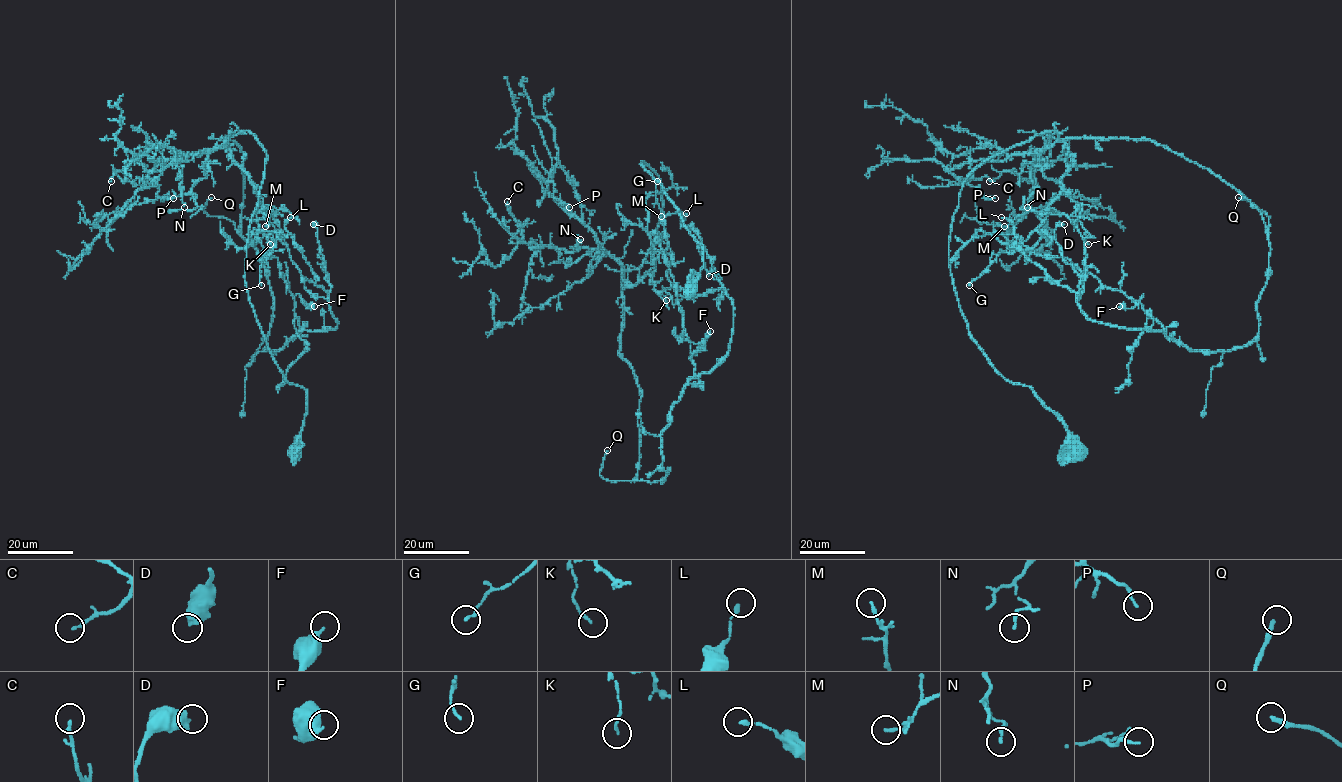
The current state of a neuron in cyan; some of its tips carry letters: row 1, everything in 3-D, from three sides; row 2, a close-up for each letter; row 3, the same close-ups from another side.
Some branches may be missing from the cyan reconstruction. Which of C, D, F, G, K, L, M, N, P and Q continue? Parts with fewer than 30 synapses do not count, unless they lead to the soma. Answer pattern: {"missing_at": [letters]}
{"missing_at": ["Q"]}

